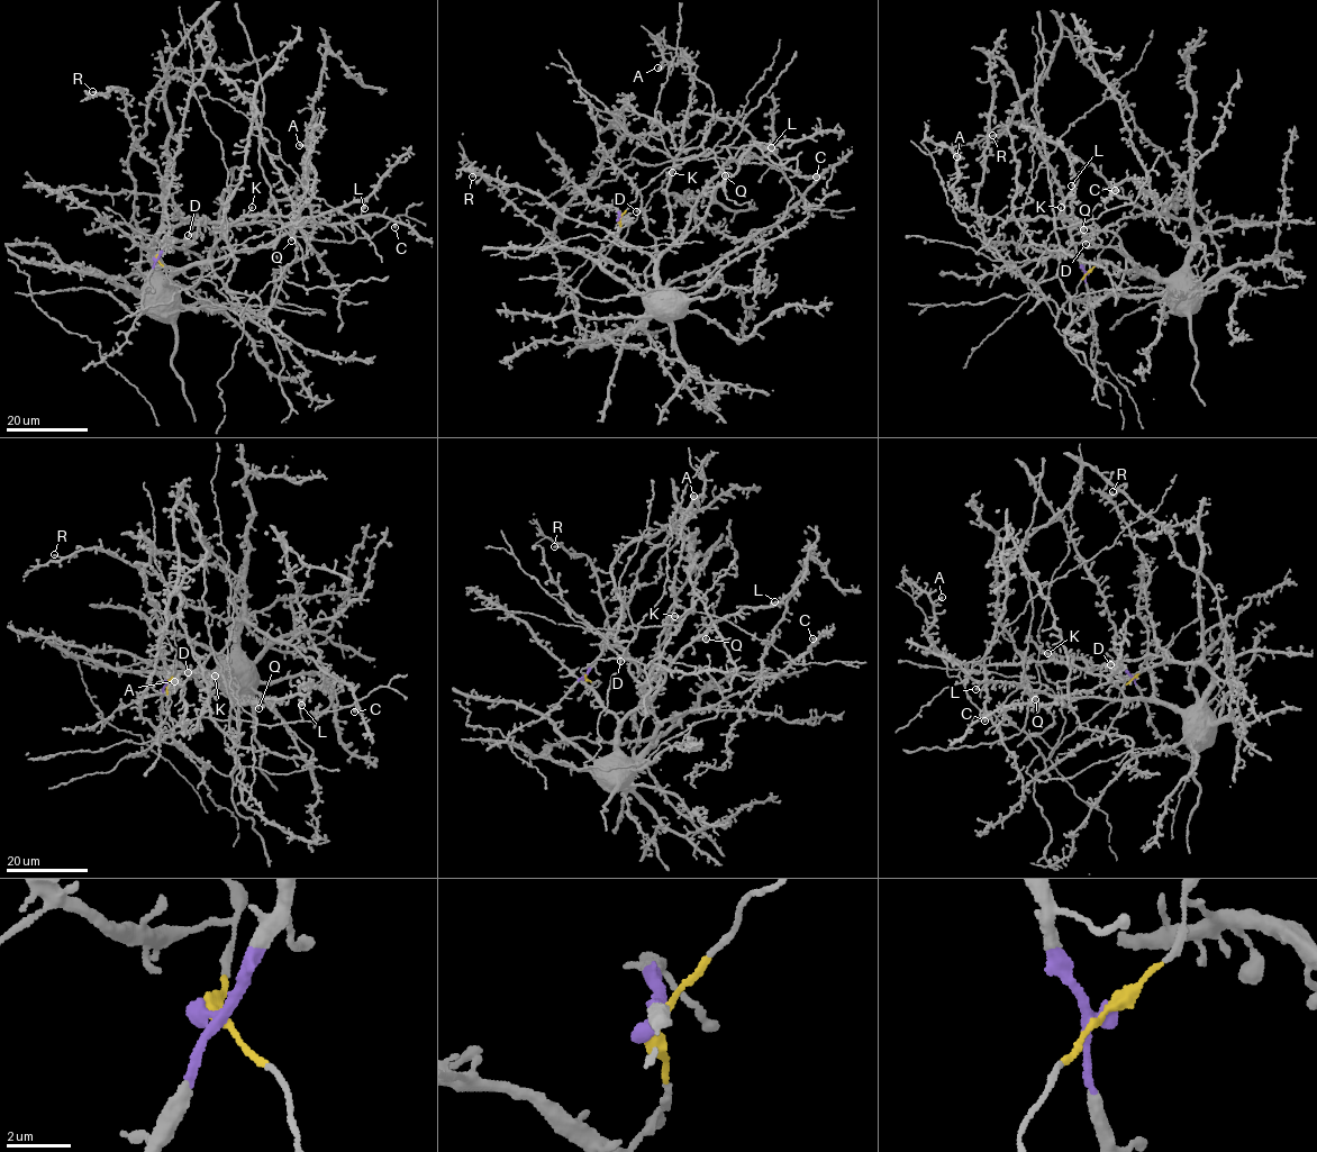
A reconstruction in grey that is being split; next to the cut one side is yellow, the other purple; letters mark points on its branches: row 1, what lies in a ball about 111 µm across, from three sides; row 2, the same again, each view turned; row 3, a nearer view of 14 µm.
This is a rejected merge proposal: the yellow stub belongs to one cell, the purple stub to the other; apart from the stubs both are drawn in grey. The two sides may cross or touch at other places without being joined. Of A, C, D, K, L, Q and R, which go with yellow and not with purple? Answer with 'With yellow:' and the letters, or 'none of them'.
With yellow: A, C, D, K, L, Q, R

